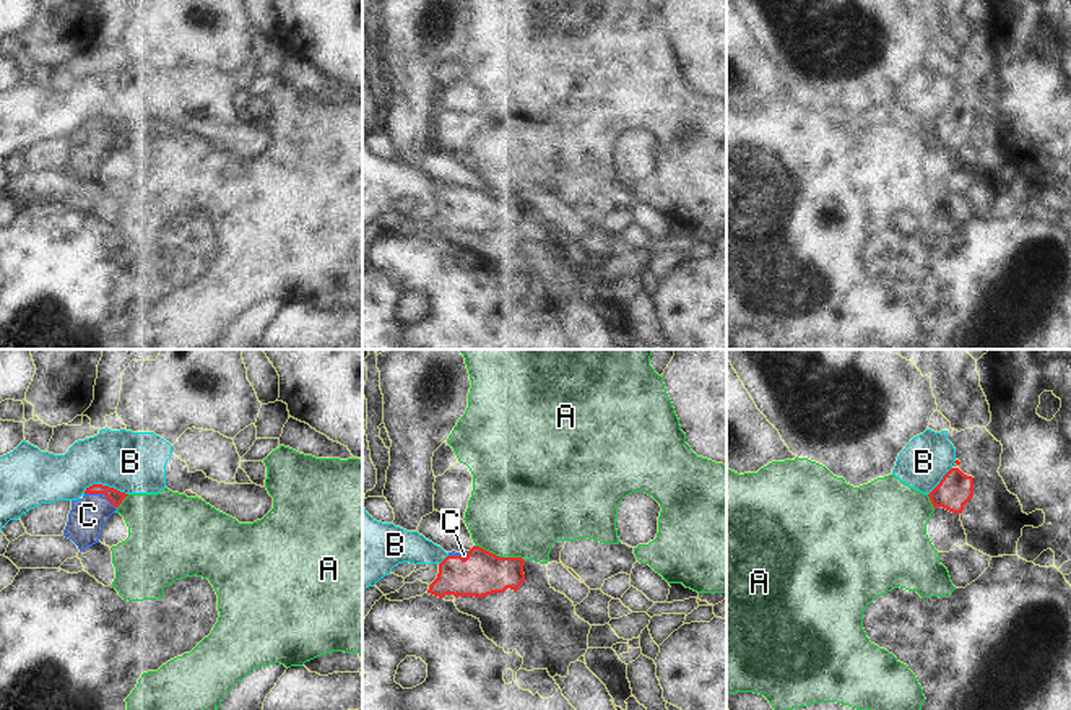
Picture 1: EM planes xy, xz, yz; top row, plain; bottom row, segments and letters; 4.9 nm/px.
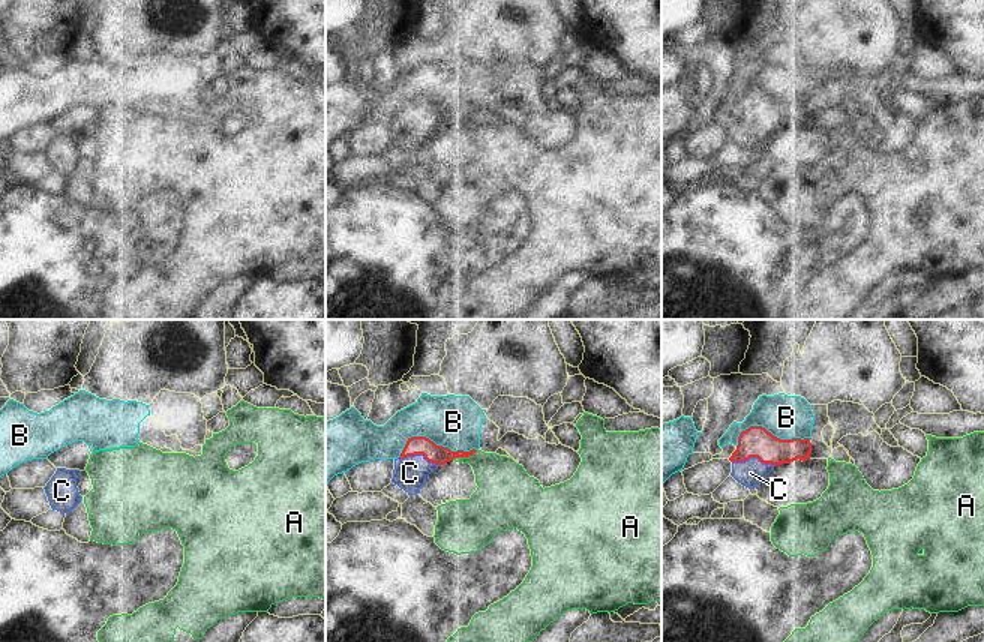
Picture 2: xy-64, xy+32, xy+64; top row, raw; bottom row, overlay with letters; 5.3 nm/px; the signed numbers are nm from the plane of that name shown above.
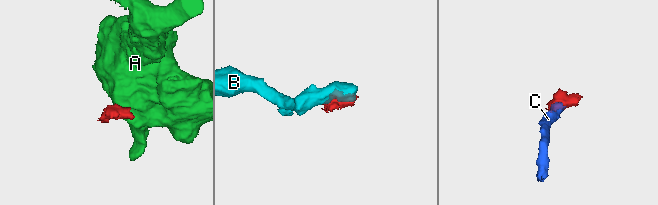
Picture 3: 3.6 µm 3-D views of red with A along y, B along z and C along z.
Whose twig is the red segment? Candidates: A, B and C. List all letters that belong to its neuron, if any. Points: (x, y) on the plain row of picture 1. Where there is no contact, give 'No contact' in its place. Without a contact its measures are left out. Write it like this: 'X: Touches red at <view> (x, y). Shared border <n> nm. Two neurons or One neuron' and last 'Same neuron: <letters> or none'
A: Touches red at xz (488, 187). Shared border 150 nm. Two neurons
B: Touches red at xy (106, 122). Shared border 220 nm. Two neurons
C: Touches red at xy (101, 129). Shared border 180 nm. One neuron
Same neuron: C.

